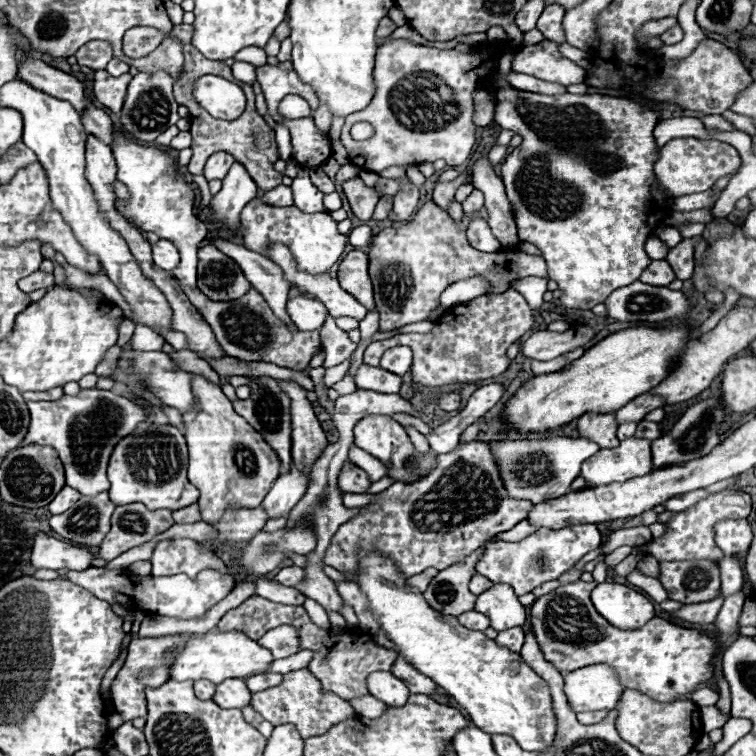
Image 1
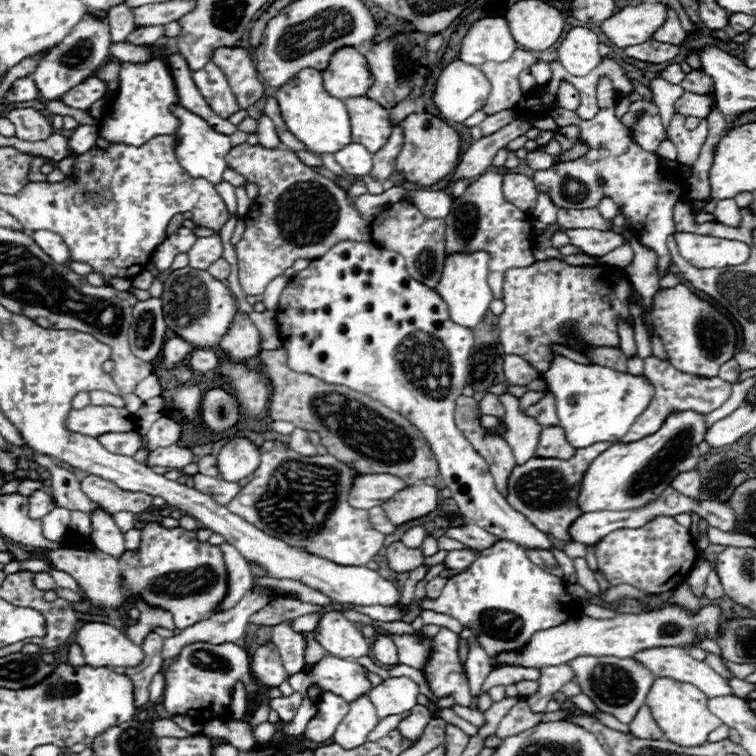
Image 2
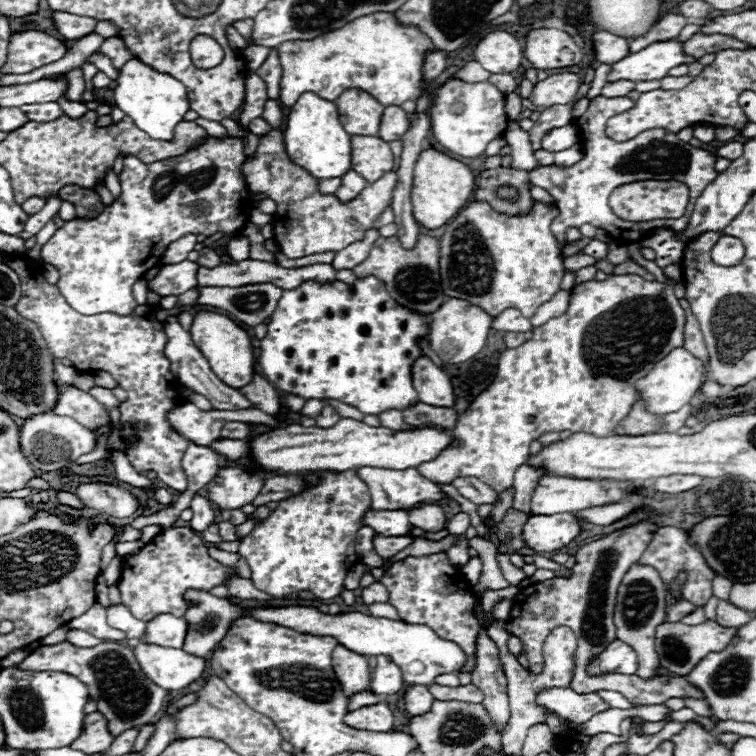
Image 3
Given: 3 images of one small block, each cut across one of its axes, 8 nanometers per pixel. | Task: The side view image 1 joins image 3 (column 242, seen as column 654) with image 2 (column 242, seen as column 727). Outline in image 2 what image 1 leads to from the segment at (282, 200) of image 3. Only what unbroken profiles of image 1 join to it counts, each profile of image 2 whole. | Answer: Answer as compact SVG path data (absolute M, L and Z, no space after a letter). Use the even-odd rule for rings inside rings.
M244 142L230 148L226 164L260 190L246 216L246 232L236 244L238 278L246 296L260 296L274 278L282 276L284 270L294 264L294 260L314 260L342 240L370 240L370 224L348 204L346 192L300 162L292 150Z

